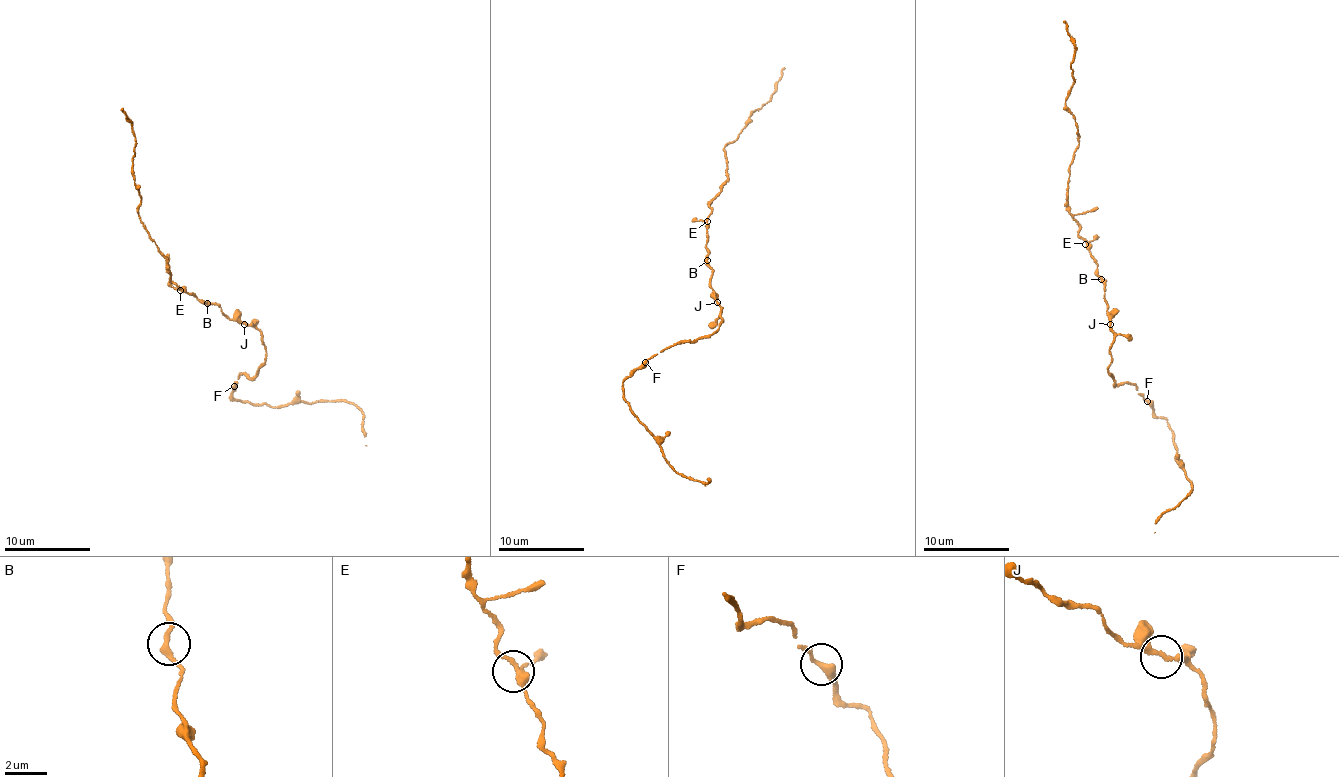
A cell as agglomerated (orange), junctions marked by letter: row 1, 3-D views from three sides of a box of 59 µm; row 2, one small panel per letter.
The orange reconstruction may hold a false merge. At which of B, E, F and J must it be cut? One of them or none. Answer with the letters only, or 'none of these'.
none of these

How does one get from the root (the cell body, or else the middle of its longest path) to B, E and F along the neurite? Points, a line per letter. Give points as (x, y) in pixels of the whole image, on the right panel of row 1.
B: (1110, 322), (1101, 279)
E: (1110, 322), (1103, 284), (1085, 244)
F: (1110, 322), (1114, 341), (1110, 346), (1108, 375), (1114, 384), (1121, 382), (1135, 385), (1138, 394), (1148, 401)

